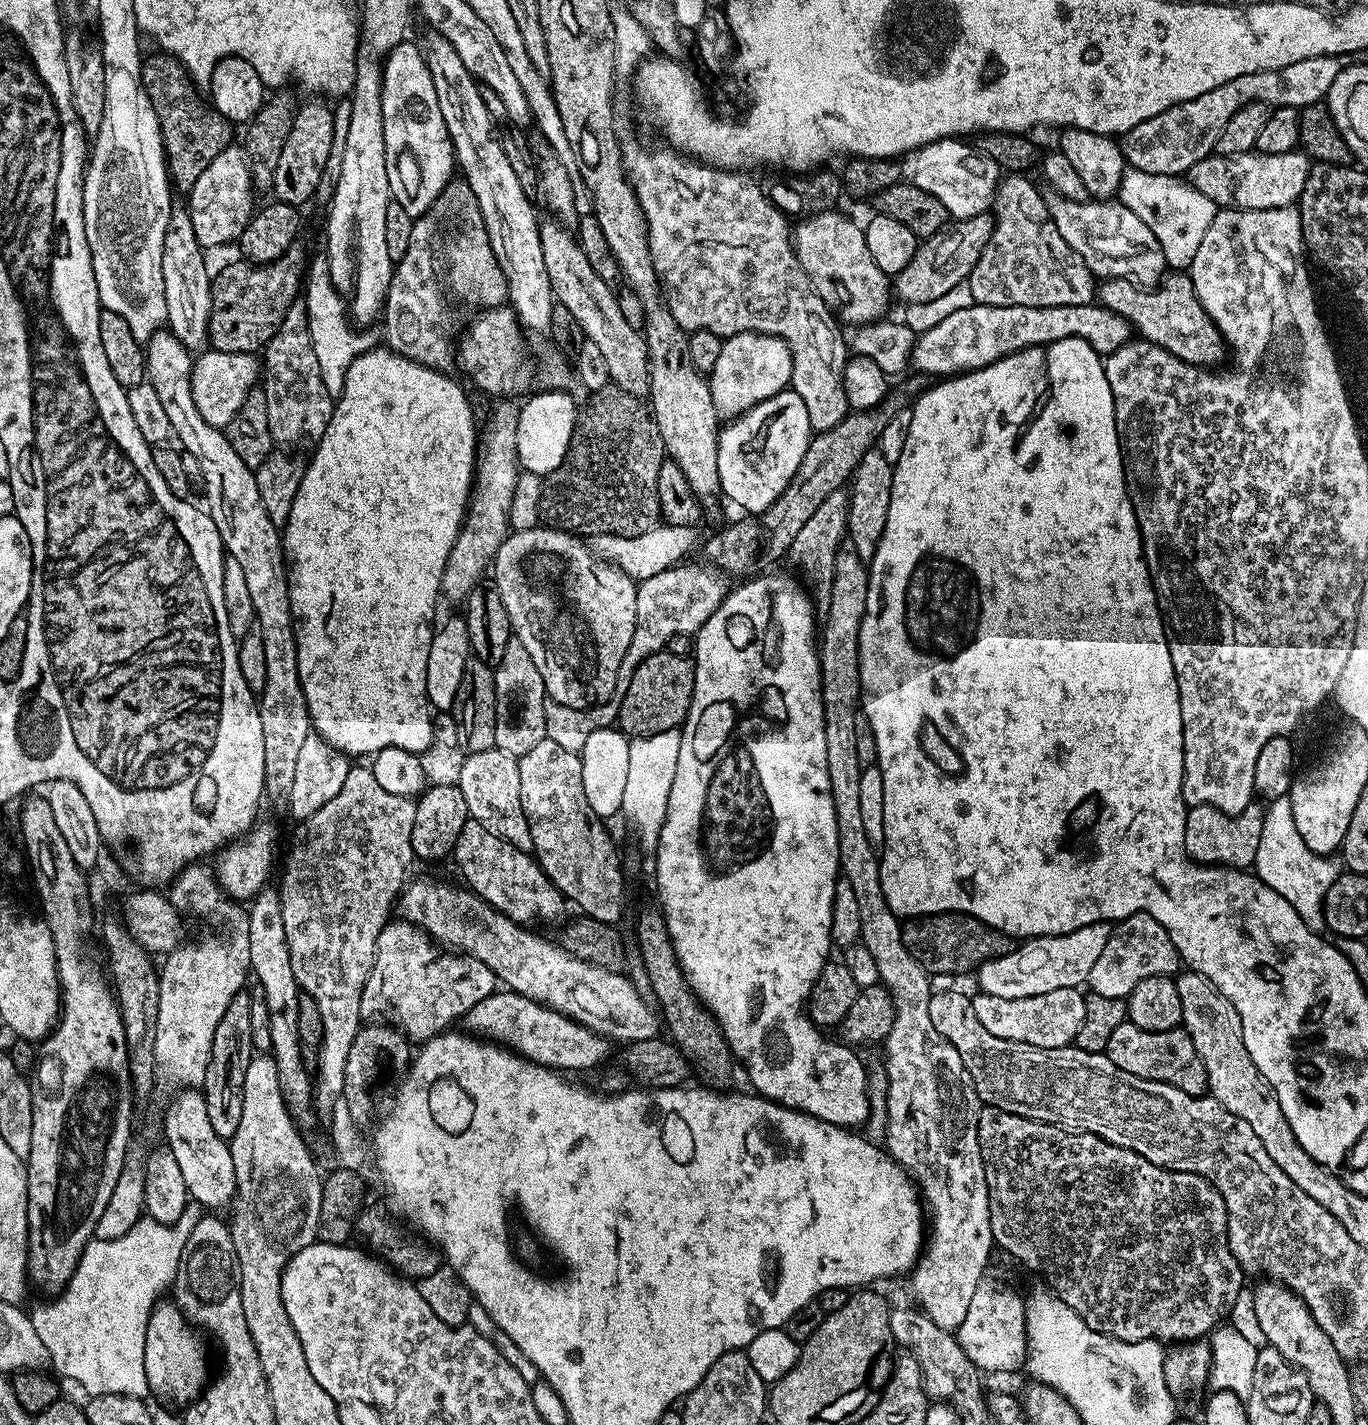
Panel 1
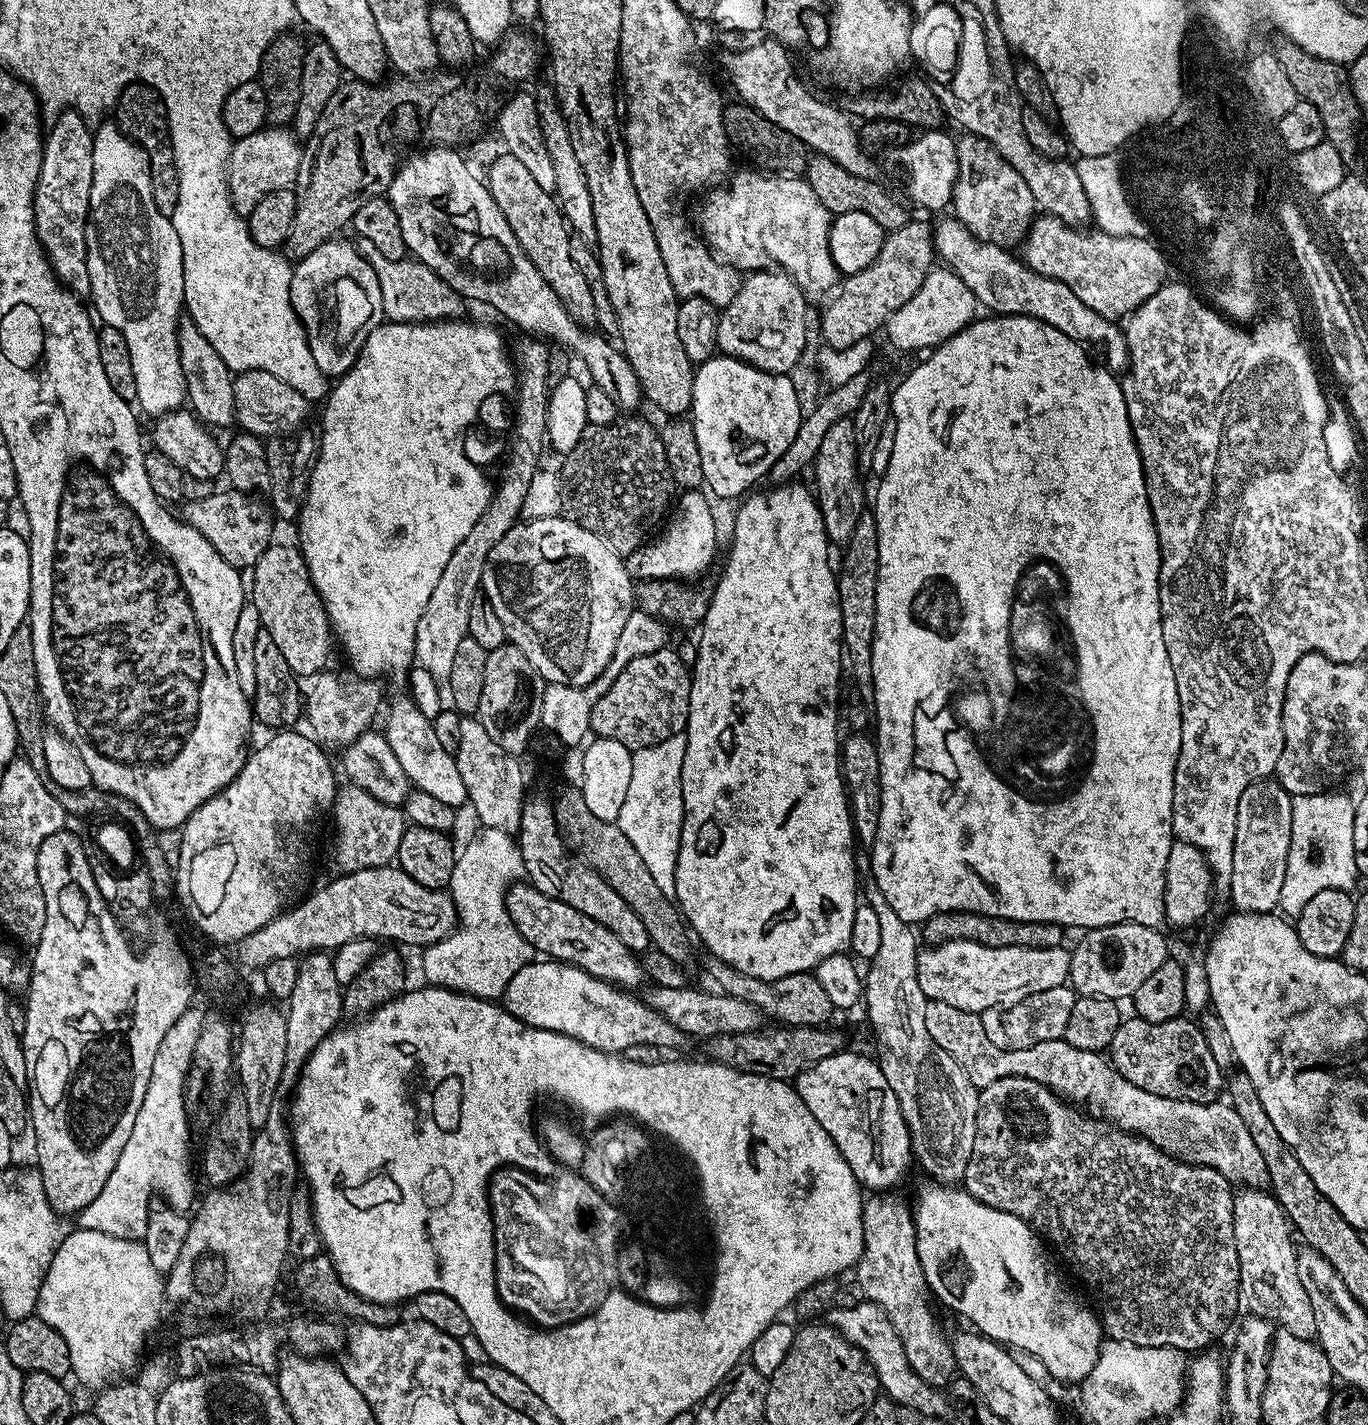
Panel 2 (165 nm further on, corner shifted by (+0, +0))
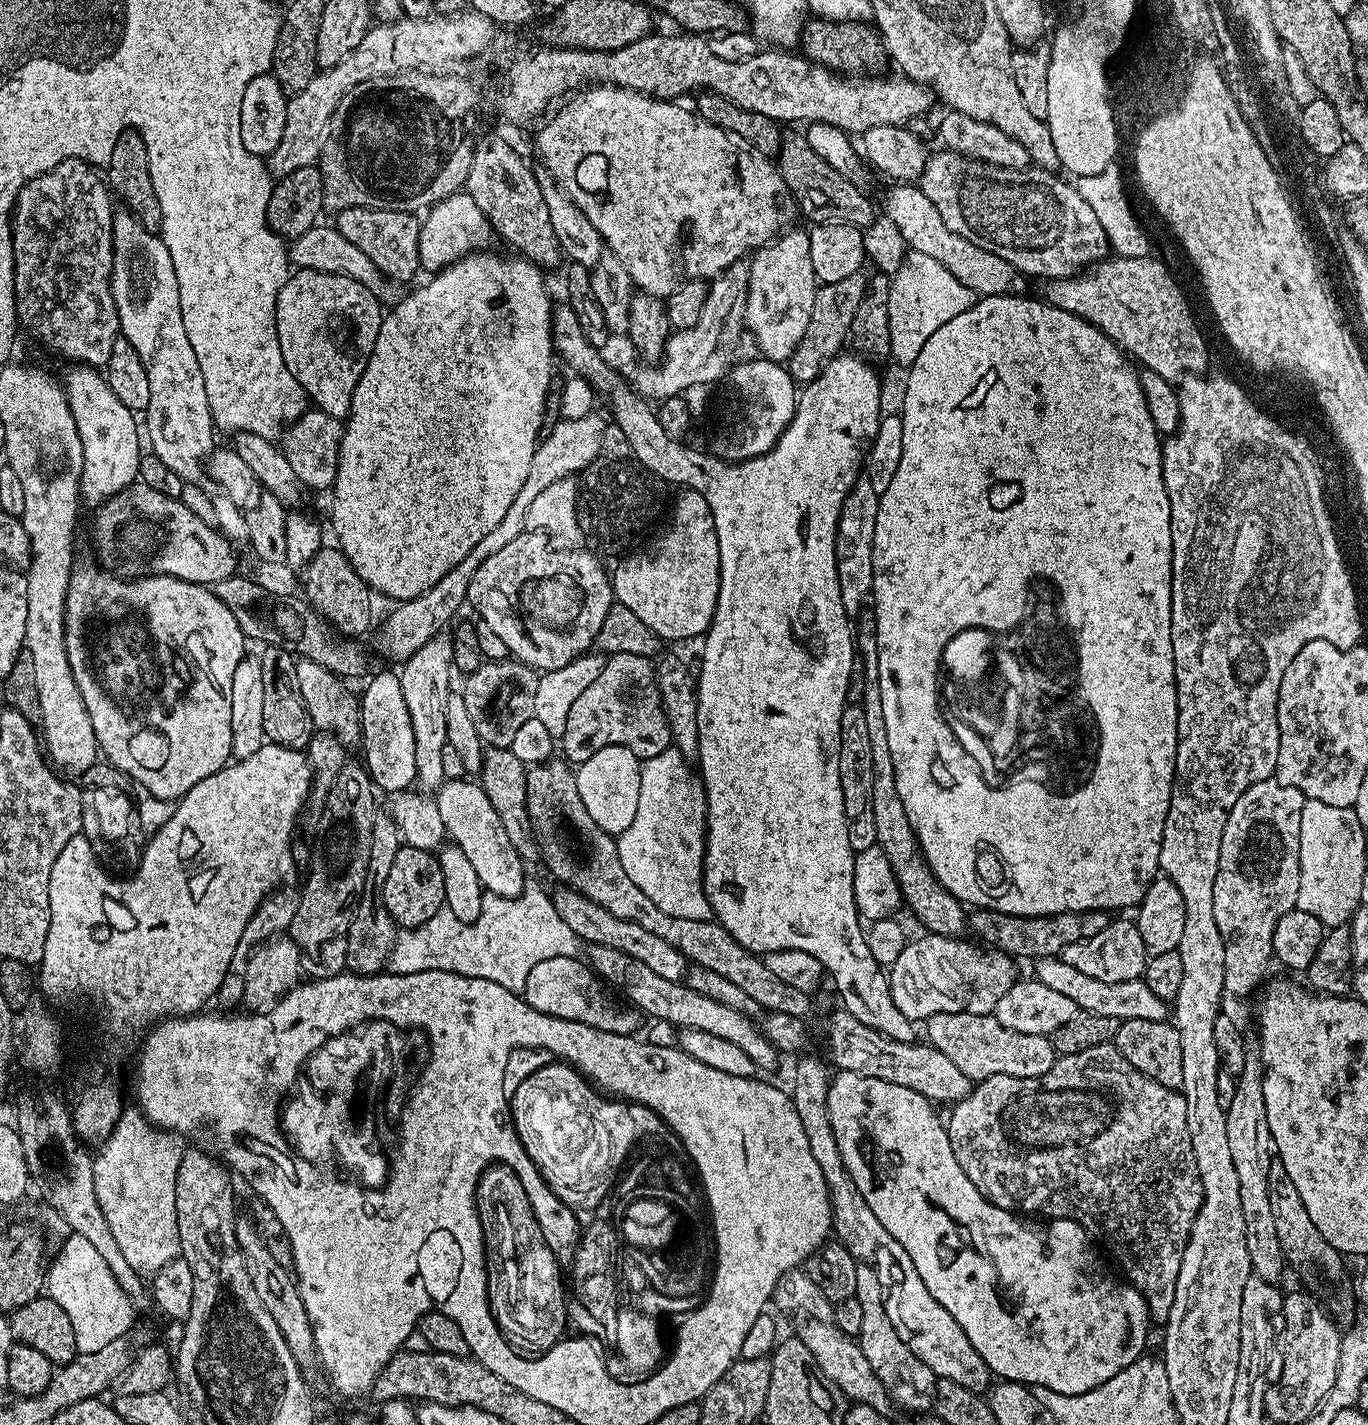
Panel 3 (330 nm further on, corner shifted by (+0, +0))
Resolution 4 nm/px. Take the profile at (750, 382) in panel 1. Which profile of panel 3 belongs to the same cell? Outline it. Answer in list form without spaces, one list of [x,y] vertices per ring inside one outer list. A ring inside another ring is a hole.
[[[789,227],[764,247],[756,249],[750,260],[744,322],[756,339],[759,355],[766,360],[786,362],[790,354],[794,354],[814,310],[818,281],[814,262],[810,262],[810,238],[805,229],[796,227]]]

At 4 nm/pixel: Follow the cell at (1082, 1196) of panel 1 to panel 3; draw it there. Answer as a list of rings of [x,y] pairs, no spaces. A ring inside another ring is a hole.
[[[1090,1046],[1090,1050],[1082,1050],[1082,1054],[1070,1054],[1069,1056],[1062,1056],[1056,1059],[1054,1066],[1050,1066],[1050,1070],[1046,1070],[1046,1074],[1035,1076],[1034,1078],[1014,1078],[1010,1074],[994,1074],[990,1078],[979,1081],[973,1087],[972,1092],[961,1100],[955,1101],[951,1105],[950,1111],[952,1113],[946,1116],[946,1127],[948,1130],[948,1137],[950,1138],[950,1146],[954,1150],[954,1158],[958,1158],[958,1166],[962,1166],[962,1170],[966,1170],[966,1178],[970,1178],[972,1187],[976,1188],[980,1195],[985,1196],[989,1204],[998,1210],[1011,1212],[1013,1214],[1025,1214],[1024,1212],[1041,1212],[1042,1215],[1048,1216],[1044,1218],[1071,1218],[1077,1220],[1080,1225],[1086,1229],[1089,1236],[1095,1238],[1101,1245],[1105,1244],[1106,1247],[1112,1248],[1114,1255],[1120,1259],[1120,1264],[1124,1267],[1123,1275],[1130,1281],[1132,1287],[1137,1288],[1144,1296],[1144,1300],[1148,1303],[1148,1314],[1153,1321],[1163,1322],[1167,1320],[1170,1314],[1170,1306],[1174,1306],[1174,1290],[1178,1286],[1178,1270],[1182,1266],[1182,1254],[1186,1250],[1186,1242],[1190,1238],[1190,1230],[1194,1218],[1198,1214],[1198,1210],[1204,1201],[1202,1194],[1202,1182],[1198,1174],[1198,1166],[1194,1162],[1194,1150],[1190,1142],[1190,1130],[1186,1130],[1186,1102],[1184,1101],[1184,1093],[1175,1089],[1162,1086],[1158,1082],[1154,1082],[1154,1078],[1146,1078],[1146,1074],[1142,1074],[1138,1070],[1134,1070],[1134,1066],[1130,1066],[1130,1062],[1126,1062],[1126,1058],[1120,1055],[1113,1055],[1113,1060],[1108,1064],[1108,1051],[1105,1046]],[[1173,1116],[1176,1119],[1176,1124],[1168,1124],[1168,1119]],[[1100,1240],[1101,1241],[1100,1241]],[[1128,1276],[1129,1277],[1128,1277]]]

